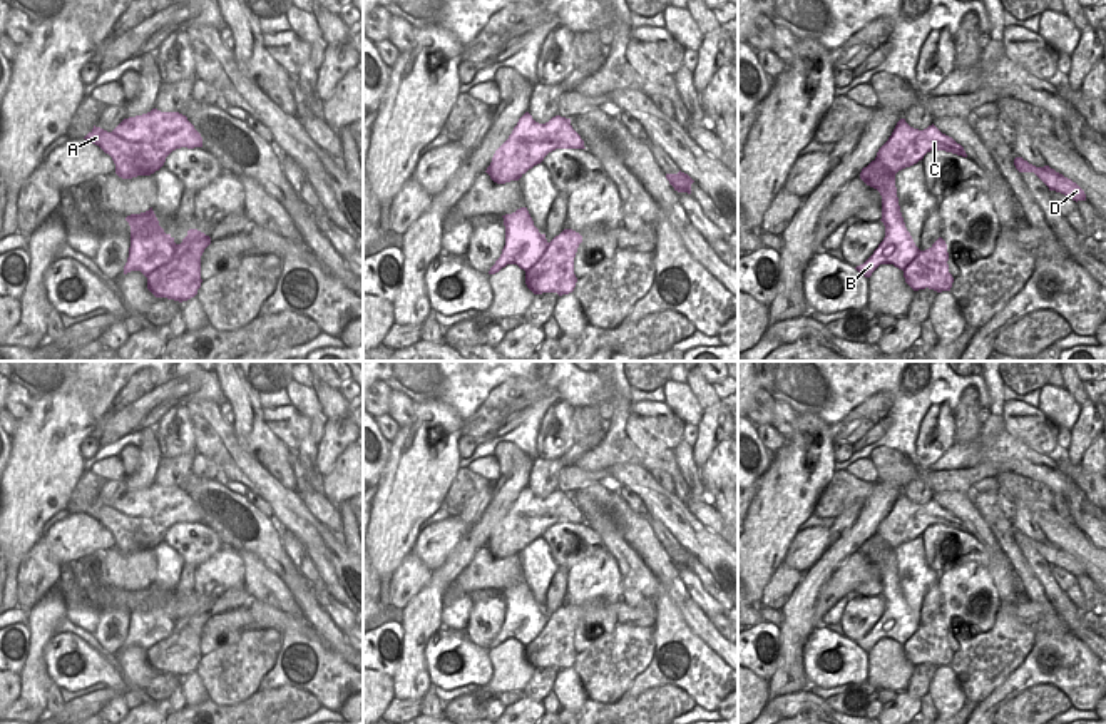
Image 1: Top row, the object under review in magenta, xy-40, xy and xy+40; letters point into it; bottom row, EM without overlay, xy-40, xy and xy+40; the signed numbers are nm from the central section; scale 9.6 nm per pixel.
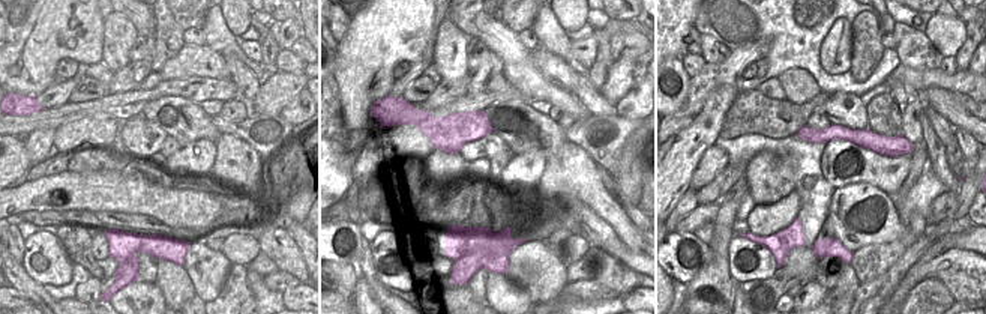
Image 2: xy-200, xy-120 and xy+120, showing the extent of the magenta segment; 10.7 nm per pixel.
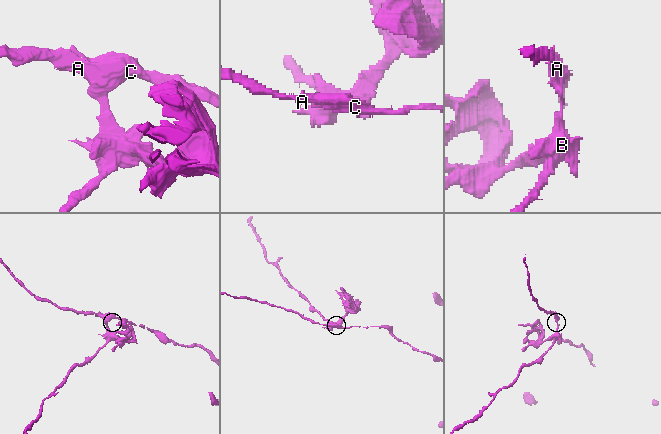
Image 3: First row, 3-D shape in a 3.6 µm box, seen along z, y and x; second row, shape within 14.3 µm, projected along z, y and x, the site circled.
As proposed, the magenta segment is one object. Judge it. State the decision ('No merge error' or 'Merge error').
Merge error.

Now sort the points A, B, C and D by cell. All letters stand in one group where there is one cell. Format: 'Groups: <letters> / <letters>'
Groups: A C D / B.

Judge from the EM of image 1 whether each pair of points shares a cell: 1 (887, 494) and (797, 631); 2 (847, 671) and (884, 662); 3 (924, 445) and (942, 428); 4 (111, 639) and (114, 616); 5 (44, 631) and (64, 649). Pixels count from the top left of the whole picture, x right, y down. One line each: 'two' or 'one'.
1: one
2: two
3: one
4: one
5: two

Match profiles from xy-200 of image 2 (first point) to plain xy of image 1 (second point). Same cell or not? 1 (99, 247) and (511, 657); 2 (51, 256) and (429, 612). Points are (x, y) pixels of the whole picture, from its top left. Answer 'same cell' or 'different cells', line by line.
1: different cells
2: different cells

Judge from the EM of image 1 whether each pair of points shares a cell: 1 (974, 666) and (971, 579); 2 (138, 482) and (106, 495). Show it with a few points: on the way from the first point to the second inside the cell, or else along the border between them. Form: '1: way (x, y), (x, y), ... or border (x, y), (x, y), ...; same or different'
1: way (988, 642), (989, 631), (966, 612), (967, 602); same
2: border (124, 477), (126, 492); different

